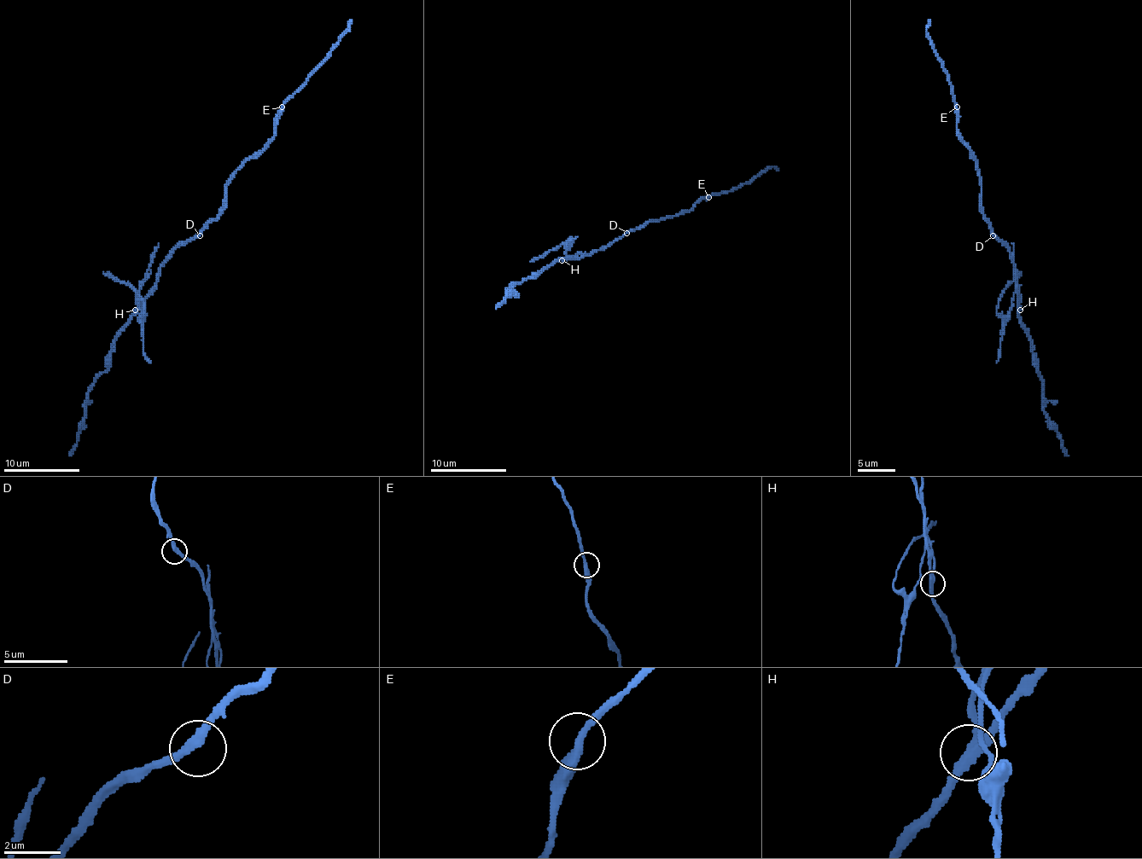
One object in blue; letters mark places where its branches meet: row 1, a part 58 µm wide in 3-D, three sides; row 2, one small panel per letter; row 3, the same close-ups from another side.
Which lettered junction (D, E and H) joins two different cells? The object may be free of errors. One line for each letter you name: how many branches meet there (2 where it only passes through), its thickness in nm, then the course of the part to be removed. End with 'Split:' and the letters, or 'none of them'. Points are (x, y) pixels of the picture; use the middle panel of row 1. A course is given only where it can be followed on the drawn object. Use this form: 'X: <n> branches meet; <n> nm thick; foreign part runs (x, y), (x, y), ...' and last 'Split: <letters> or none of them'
H: 3 branches meet; 240 nm thick; foreign part runs (562, 259), (564, 261), (566, 258), (570, 236), (530, 261)
Split: H

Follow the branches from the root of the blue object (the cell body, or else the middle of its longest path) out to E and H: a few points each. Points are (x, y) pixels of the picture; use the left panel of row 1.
E: (198, 234), (217, 217), (223, 206), (226, 181), (274, 136), (276, 116), (282, 107)
H: (198, 234), (183, 241), (173, 251), (160, 268), (156, 288), (136, 310)

